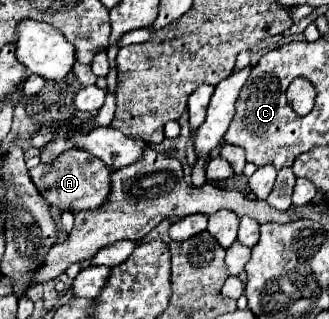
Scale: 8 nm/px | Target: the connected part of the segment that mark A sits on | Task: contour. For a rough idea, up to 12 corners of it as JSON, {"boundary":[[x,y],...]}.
{"boundary":[[82,149],[30,169],[60,213],[108,203],[112,171]]}

